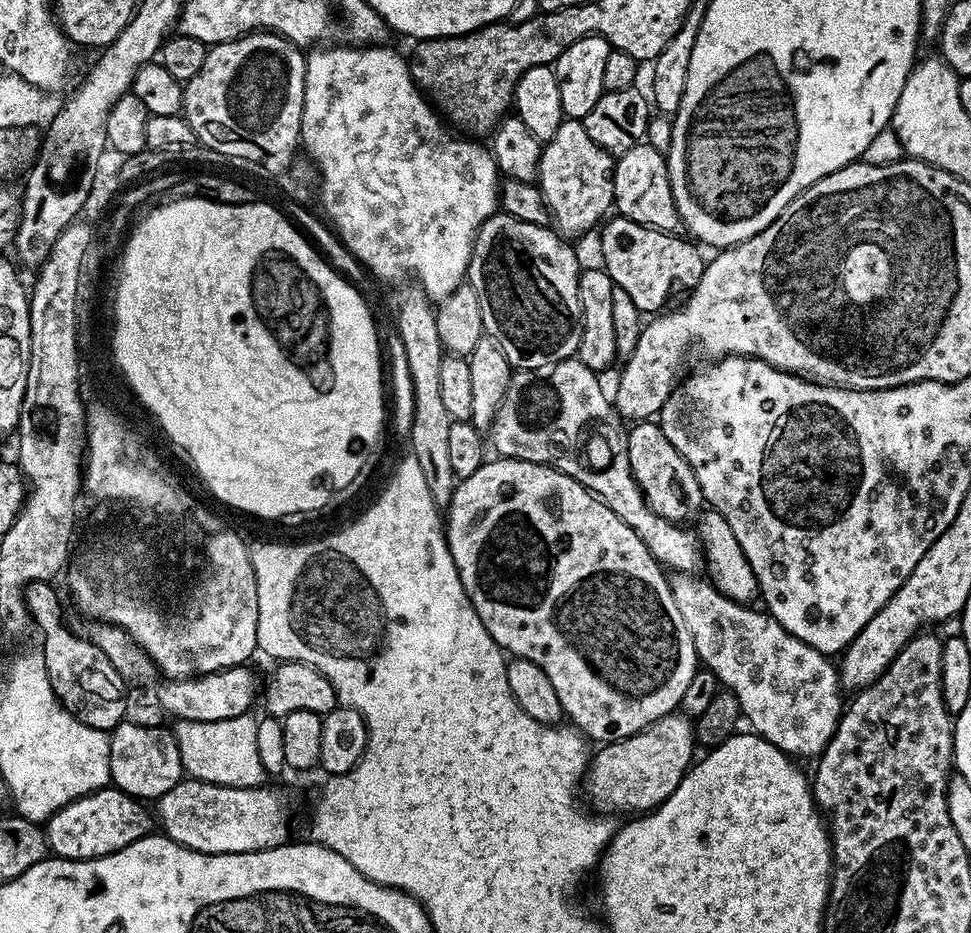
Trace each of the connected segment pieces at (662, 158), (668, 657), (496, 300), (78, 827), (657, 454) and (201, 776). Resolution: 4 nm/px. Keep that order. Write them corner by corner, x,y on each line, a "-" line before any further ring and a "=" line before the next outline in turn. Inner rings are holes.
651,142
635,144
630,150
615,157
612,169
614,208
623,219
632,220
660,232
675,233
681,227
680,215
670,190
668,162
665,153
=
507,458
495,459
489,459
478,470
474,470
470,478
457,483
452,500
446,509
448,549
454,558
454,566
458,570
462,586
478,618
482,618
482,626
486,626
490,638
494,638
496,645
509,657
530,658
538,662
542,670
546,670
546,678
550,678
554,691
558,693
558,702
562,702
565,717
589,741
621,740
642,731
658,718
677,711
687,686
697,672
698,659
694,641
690,638
690,631
687,630
675,605
669,577
660,561
652,557
650,550
644,545
642,538
638,538
632,527
622,522
622,518
618,518
618,514
614,514
614,510
610,510
600,497
592,495
574,478
562,474
557,468
547,468
544,464
=
507,214
490,217
478,230
466,280
474,286
474,294
478,294
487,339
498,342
513,369
545,368
576,356
582,338
578,296
582,263
568,244
571,243
551,227
522,222
=
109,786
62,806
47,820
43,829
53,857
61,860
97,860
138,842
143,836
153,835
154,816
147,803
120,788
=
636,422
631,425
628,432
628,457
630,470
642,490
644,501
651,506
654,514
673,522
688,522
684,520
701,515
706,501
698,486
698,478
694,478
694,470
690,470
686,458
682,458
682,454
670,446
670,438
662,434
659,423
=
245,714
226,718
222,722
194,722
176,720
174,735
185,773
193,780
214,782
218,786
259,788
265,783
266,773
258,756
257,721

